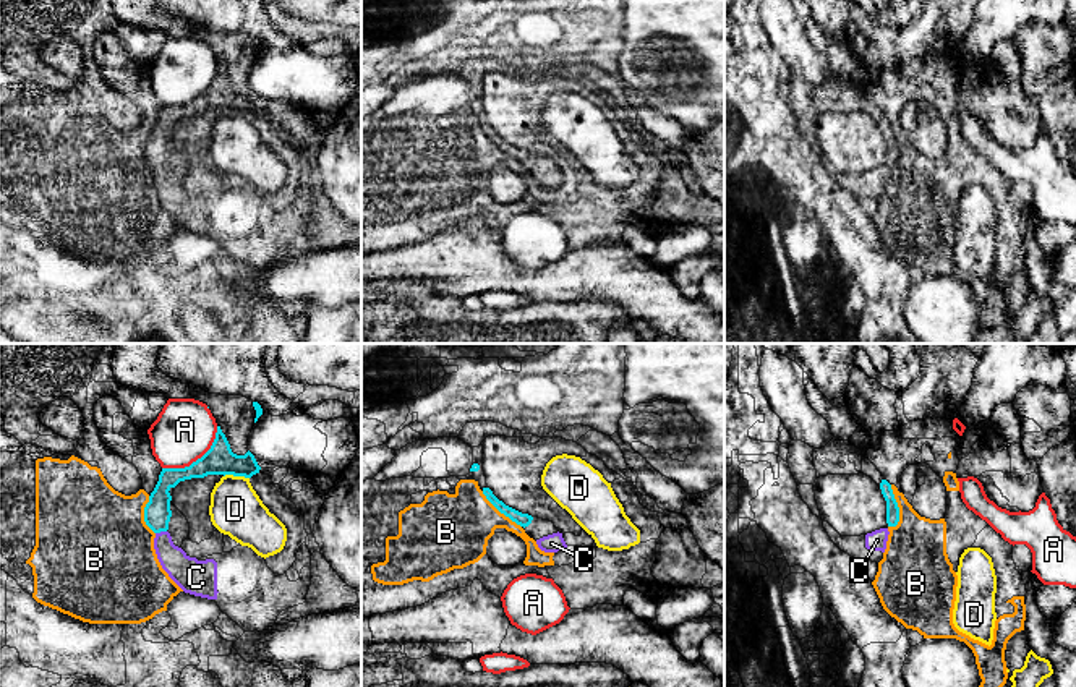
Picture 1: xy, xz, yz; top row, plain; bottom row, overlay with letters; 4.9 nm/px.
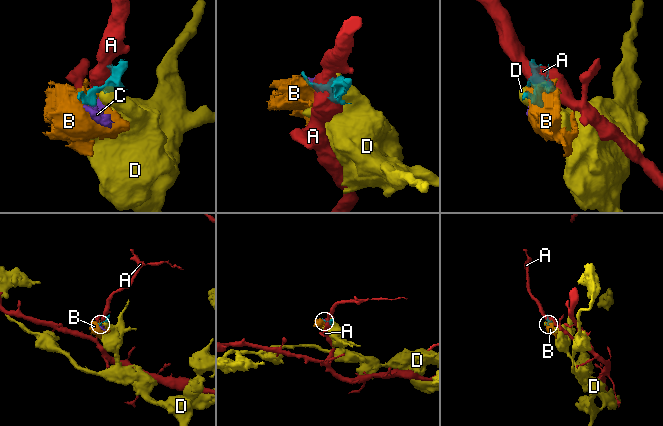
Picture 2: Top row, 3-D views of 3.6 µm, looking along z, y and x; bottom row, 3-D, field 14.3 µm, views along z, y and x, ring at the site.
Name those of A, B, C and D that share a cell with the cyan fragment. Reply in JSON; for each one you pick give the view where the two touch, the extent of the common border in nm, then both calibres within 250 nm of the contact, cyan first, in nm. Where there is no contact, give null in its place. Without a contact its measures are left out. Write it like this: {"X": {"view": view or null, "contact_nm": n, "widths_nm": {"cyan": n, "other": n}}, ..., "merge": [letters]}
{"C": {"view": "xy", "contact_nm": 60, "widths_nm": {"cyan": 130, "other": 160}}, "merge": ["C"]}

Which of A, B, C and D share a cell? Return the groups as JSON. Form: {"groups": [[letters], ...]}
{"groups": [["A"], ["B"], ["C"], ["D"]]}

